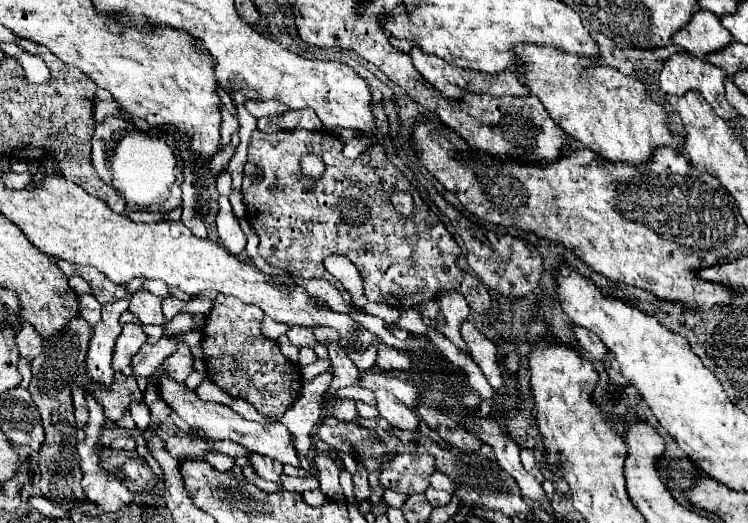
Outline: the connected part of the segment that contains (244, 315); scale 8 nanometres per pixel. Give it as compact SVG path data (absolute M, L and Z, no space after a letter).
M218 295L202 329L206 375L226 393L252 403L262 415L280 417L298 399L302 377L300 367L282 355L278 343L262 335L262 319L264 311L258 305Z

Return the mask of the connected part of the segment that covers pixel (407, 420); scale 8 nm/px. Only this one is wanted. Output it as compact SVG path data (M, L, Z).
M374 393L374 395L380 417L384 417L392 427L420 433L420 417L416 411L406 409L406 405L402 405L402 401L398 401L396 397L390 397L390 393Z

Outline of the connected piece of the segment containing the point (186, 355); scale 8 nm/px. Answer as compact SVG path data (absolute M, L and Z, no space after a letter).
M178 343L176 351L162 363L162 371L168 373L174 381L184 383L186 377L194 371L194 355L186 343Z

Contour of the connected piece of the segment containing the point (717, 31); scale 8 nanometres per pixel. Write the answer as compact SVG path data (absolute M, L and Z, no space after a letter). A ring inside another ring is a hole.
M706 9L694 13L694 17L672 35L672 43L680 45L692 55L704 57L710 51L718 51L732 43L730 33L718 25L718 17Z

